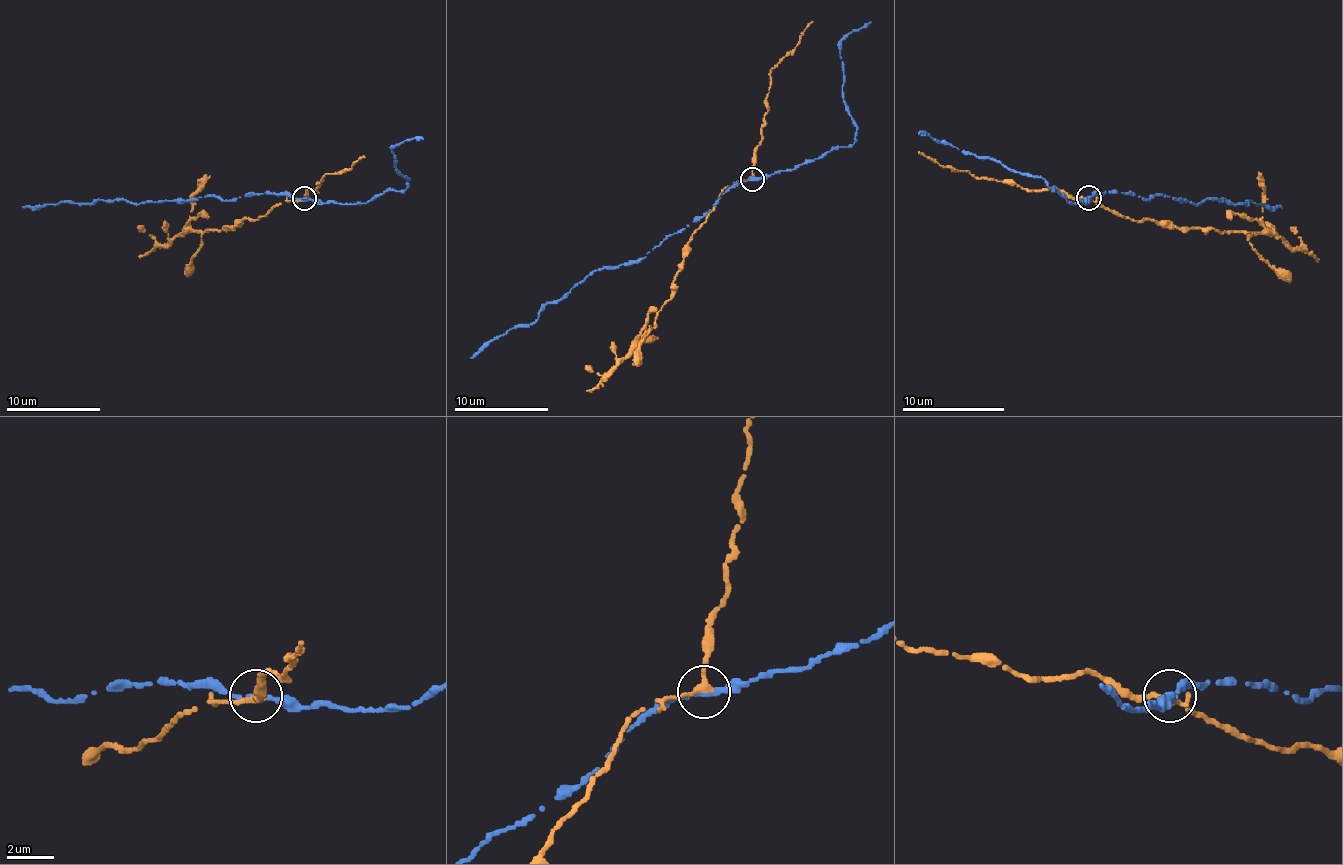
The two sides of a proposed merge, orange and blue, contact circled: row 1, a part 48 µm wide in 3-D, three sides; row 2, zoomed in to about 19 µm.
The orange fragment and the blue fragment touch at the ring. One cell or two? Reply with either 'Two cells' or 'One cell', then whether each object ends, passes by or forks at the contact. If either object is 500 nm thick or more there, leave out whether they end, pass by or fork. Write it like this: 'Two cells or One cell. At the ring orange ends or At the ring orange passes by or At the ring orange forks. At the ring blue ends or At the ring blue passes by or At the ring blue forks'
Two cells. At the ring orange passes by. At the ring blue ends

